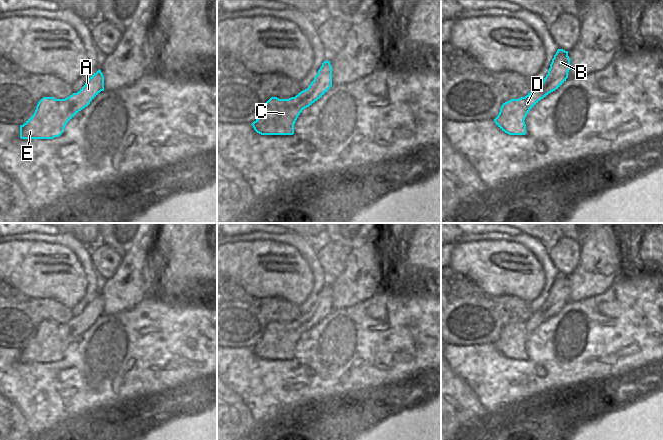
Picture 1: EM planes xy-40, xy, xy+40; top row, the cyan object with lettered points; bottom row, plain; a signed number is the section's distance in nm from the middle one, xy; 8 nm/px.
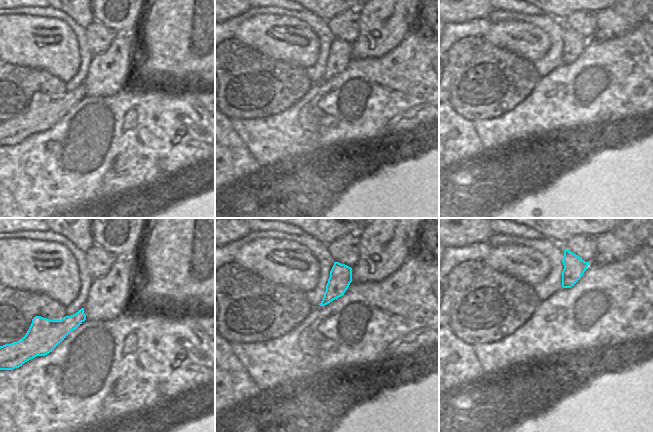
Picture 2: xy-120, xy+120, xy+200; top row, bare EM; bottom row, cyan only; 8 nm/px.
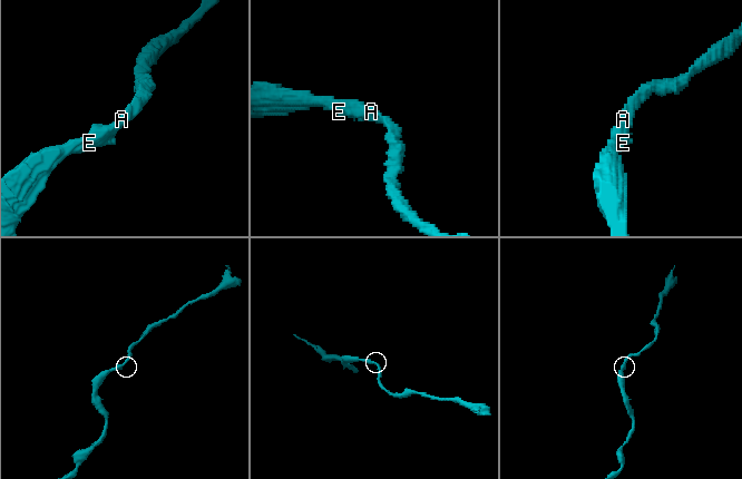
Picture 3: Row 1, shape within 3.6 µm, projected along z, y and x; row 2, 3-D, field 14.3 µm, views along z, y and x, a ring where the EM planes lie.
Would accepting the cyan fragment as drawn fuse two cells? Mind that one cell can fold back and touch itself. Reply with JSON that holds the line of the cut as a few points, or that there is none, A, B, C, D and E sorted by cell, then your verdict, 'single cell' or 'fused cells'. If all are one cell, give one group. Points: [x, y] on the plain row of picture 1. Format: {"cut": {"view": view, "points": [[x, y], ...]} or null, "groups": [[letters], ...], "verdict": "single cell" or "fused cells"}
{"cut": null, "groups": [["A", "B", "C", "D", "E"]], "verdict": "single cell"}

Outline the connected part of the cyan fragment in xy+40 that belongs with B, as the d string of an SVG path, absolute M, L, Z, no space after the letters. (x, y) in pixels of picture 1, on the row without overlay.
M558 273L544 304L533 312L525 321L511 323L502 328L496 349L509 359L525 359L524 346L528 336L549 317L558 313L568 302L570 282L568 275Z

